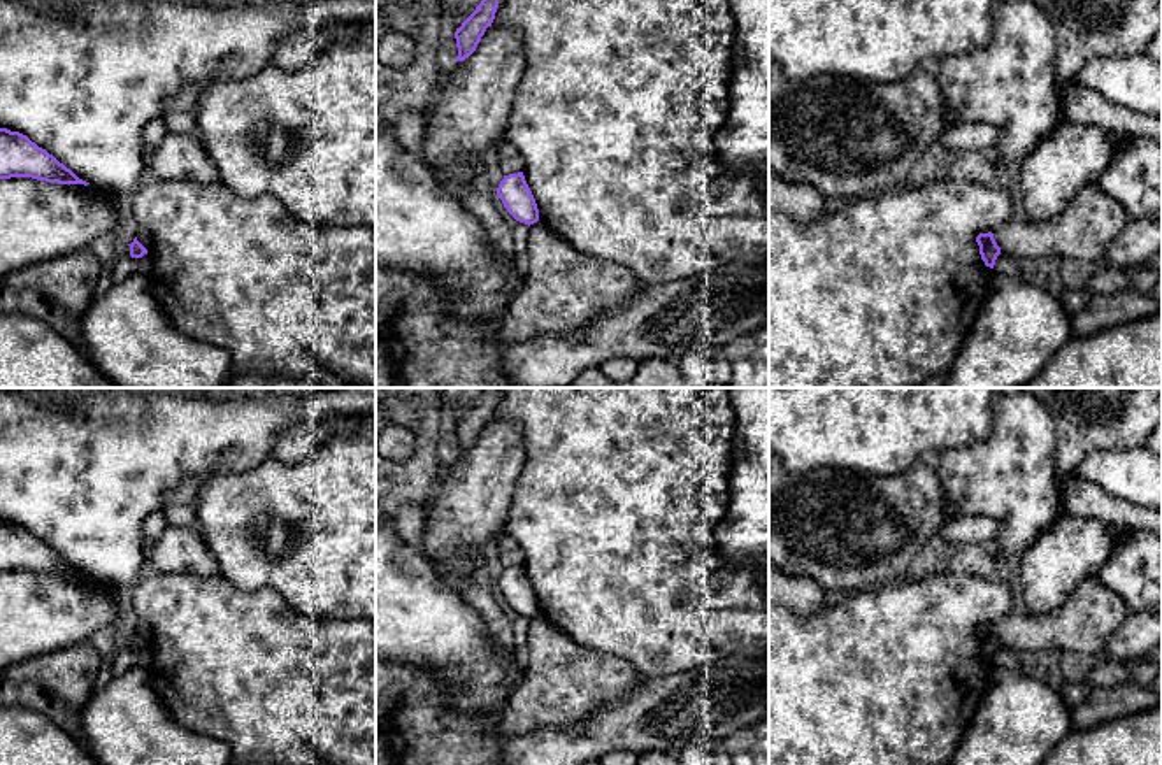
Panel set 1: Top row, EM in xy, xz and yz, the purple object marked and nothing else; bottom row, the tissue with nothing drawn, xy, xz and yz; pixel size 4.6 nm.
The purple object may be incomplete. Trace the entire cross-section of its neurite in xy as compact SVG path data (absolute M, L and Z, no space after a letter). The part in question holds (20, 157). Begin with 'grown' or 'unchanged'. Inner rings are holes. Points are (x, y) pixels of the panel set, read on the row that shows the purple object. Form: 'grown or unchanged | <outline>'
unchanged | M0 128L0 179L11 177L32 177L58 184L90 184L26 135Z

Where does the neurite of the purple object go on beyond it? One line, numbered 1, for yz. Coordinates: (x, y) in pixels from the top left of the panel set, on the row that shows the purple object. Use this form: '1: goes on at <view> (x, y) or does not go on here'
1: does not go on here

